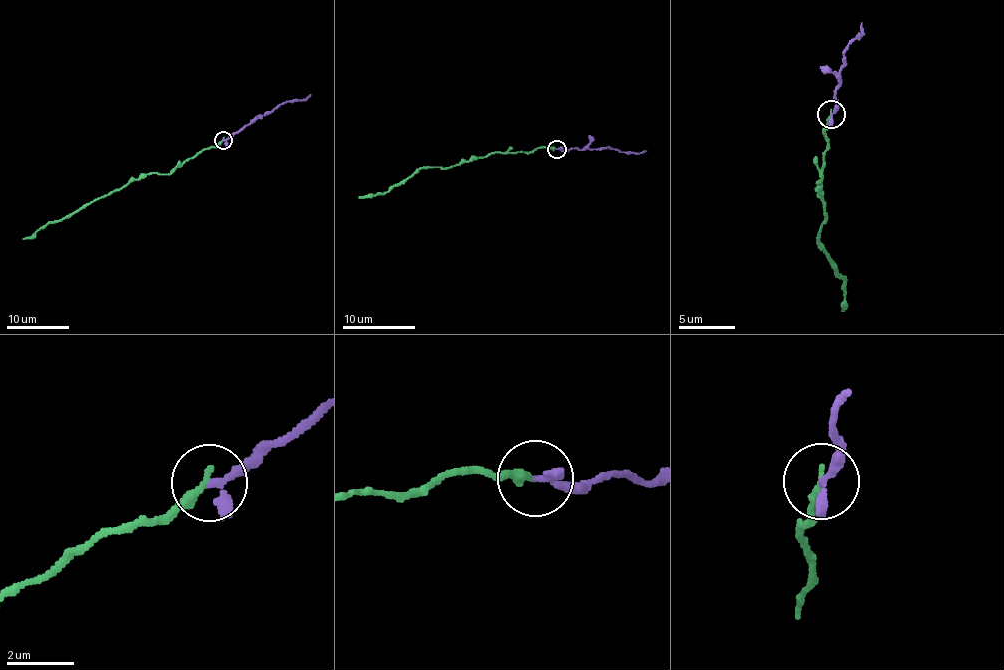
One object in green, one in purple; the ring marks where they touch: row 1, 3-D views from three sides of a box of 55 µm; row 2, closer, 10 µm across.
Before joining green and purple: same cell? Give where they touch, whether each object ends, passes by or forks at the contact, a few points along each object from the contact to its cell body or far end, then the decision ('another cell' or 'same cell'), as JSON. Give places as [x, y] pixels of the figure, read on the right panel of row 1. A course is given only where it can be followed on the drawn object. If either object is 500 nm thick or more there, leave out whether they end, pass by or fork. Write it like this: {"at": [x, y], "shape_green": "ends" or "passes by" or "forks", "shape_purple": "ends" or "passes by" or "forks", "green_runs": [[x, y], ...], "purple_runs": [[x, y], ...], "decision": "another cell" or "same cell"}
{"at": [831, 114], "shape_green": "ends", "shape_purple": "ends", "green_runs": [[831, 115], [824, 131], [827, 140], [817, 184], [826, 211], [817, 239], [844, 282], [843, 310]], "purple_runs": [[831, 115], [845, 52], [862, 35], [862, 23]], "decision": "same cell"}

